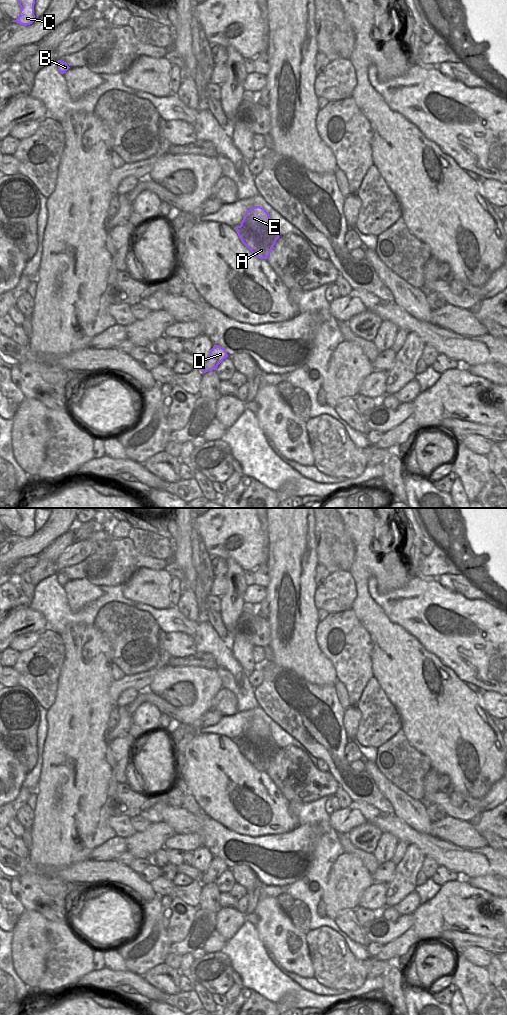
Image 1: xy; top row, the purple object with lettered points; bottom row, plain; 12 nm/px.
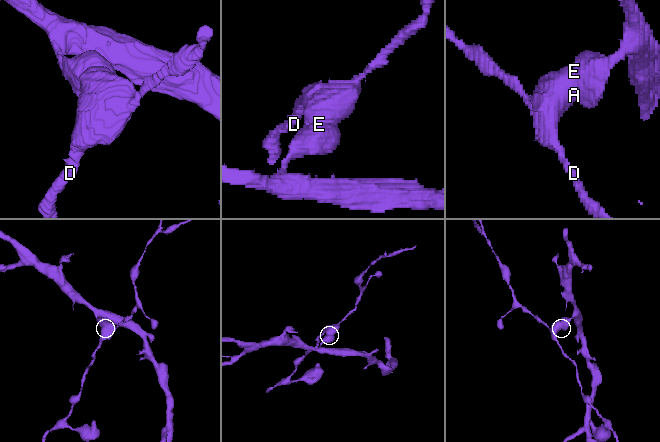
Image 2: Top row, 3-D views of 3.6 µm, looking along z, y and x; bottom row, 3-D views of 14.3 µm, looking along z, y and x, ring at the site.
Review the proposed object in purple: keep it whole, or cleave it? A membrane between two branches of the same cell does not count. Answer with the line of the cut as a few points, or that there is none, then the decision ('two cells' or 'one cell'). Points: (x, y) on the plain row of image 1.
cut xy (241, 736), (251, 742), (272, 739); two cells

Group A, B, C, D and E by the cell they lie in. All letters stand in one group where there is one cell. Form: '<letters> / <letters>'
A D / B C E

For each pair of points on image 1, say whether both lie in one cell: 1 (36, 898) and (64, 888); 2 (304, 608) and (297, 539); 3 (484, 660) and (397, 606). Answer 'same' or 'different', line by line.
1: same
2: same
3: same

